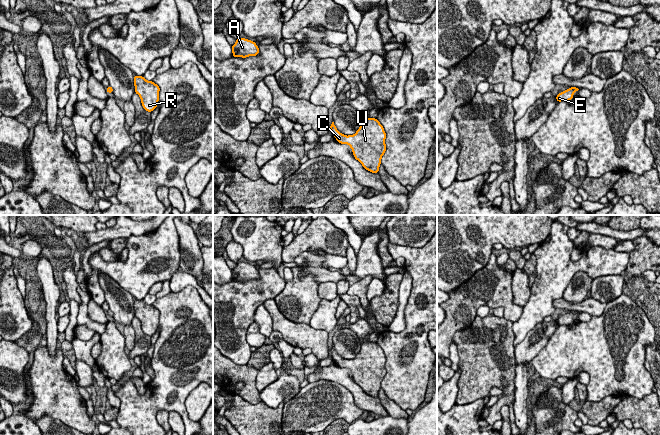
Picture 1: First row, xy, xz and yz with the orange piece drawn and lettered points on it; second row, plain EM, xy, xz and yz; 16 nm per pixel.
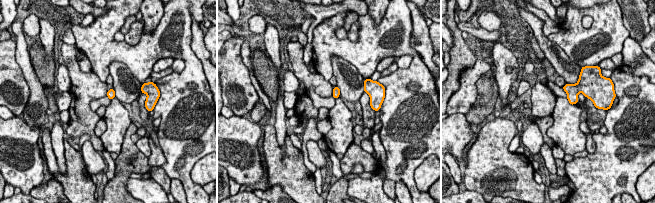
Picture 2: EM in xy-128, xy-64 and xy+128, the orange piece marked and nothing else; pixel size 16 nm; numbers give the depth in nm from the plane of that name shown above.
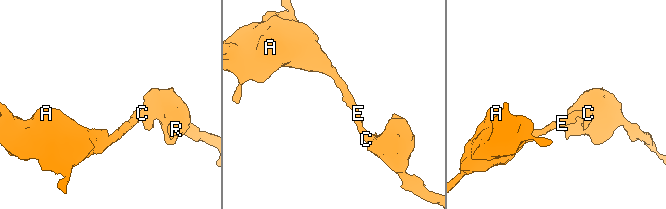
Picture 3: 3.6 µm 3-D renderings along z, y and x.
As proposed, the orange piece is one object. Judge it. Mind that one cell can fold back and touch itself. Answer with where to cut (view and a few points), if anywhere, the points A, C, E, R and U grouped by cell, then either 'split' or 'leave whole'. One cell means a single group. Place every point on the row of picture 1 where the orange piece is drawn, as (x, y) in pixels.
cut none; groups A C E R U; leave whole

